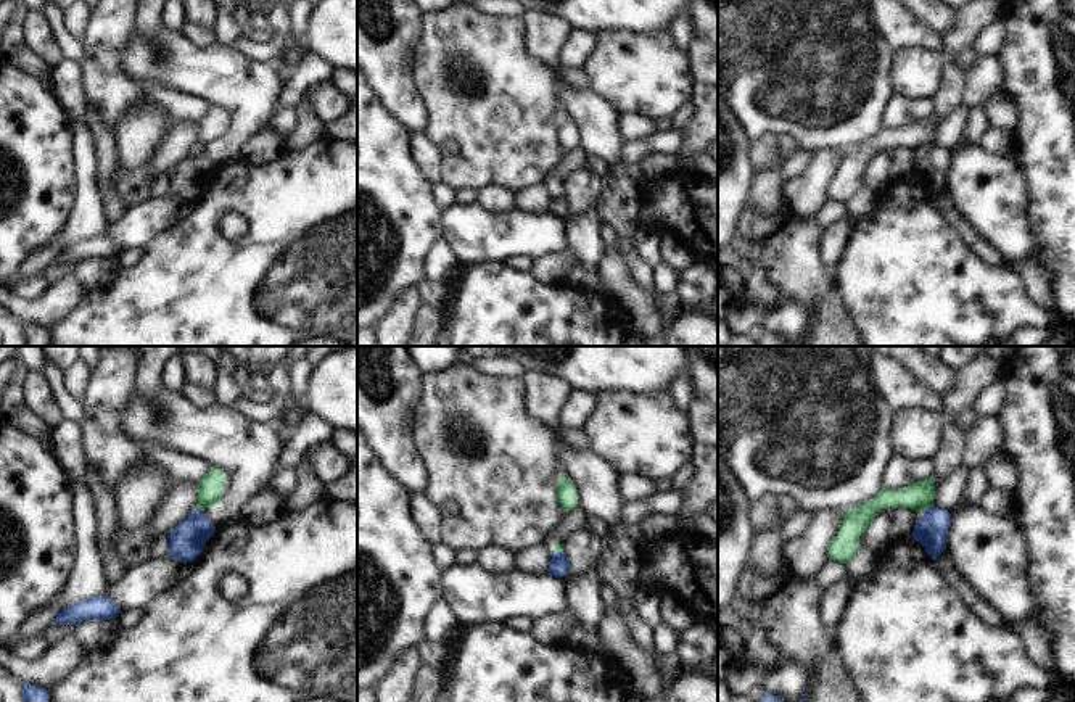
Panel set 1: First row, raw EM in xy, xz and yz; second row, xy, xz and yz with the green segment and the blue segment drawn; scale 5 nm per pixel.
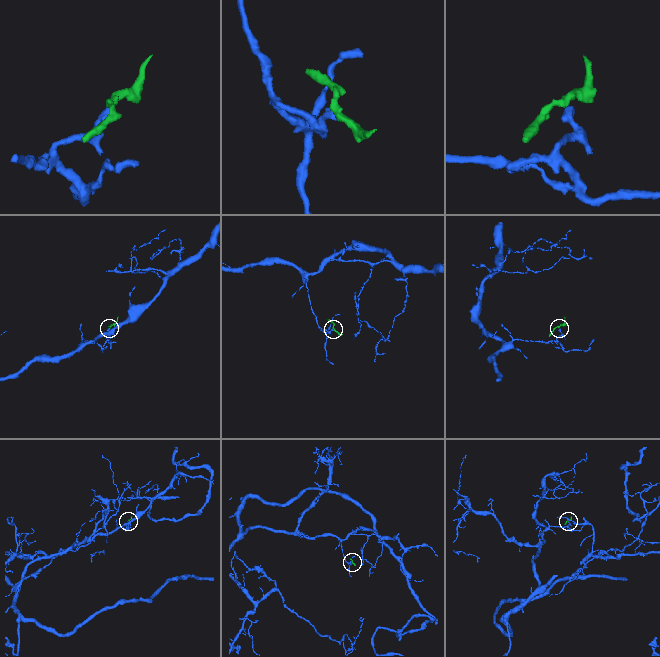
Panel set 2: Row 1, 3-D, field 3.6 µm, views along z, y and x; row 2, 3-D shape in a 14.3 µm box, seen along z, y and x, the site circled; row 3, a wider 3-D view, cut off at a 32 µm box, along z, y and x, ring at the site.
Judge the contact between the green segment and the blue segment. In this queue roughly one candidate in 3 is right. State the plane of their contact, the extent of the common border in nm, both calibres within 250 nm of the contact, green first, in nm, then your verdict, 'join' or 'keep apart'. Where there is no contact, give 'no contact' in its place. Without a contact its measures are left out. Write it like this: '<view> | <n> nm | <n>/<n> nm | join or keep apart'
yz | 70 nm | 140/160 nm | keep apart

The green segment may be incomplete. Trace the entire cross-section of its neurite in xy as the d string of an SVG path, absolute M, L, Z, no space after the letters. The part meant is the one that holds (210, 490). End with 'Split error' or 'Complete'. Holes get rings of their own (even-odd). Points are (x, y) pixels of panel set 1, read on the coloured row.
M209 469L209 472L198 483L198 509L214 507L222 501L222 488L227 480L222 472Z. Complete

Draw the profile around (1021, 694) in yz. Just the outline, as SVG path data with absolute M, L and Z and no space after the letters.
M1017 689L1012 694L1011 702L1051 702L1054 697L1054 691L1051 689L1041 689L1041 691L1035 691L1035 689Z

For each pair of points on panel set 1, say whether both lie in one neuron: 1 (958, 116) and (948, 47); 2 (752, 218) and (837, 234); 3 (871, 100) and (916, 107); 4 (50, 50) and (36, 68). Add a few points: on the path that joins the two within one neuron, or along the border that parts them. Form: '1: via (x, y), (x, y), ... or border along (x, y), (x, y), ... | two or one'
1: border along (961, 103), (935, 131) | two
2: border along (826, 229), (821, 239), (821, 261), (824, 268) | two
3: border along (893, 92), (882, 113), (882, 124) | two
4: border along (21, 28), (24, 44), (52, 66) | two

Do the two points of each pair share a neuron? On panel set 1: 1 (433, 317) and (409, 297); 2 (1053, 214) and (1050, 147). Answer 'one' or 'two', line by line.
1: two
2: one

